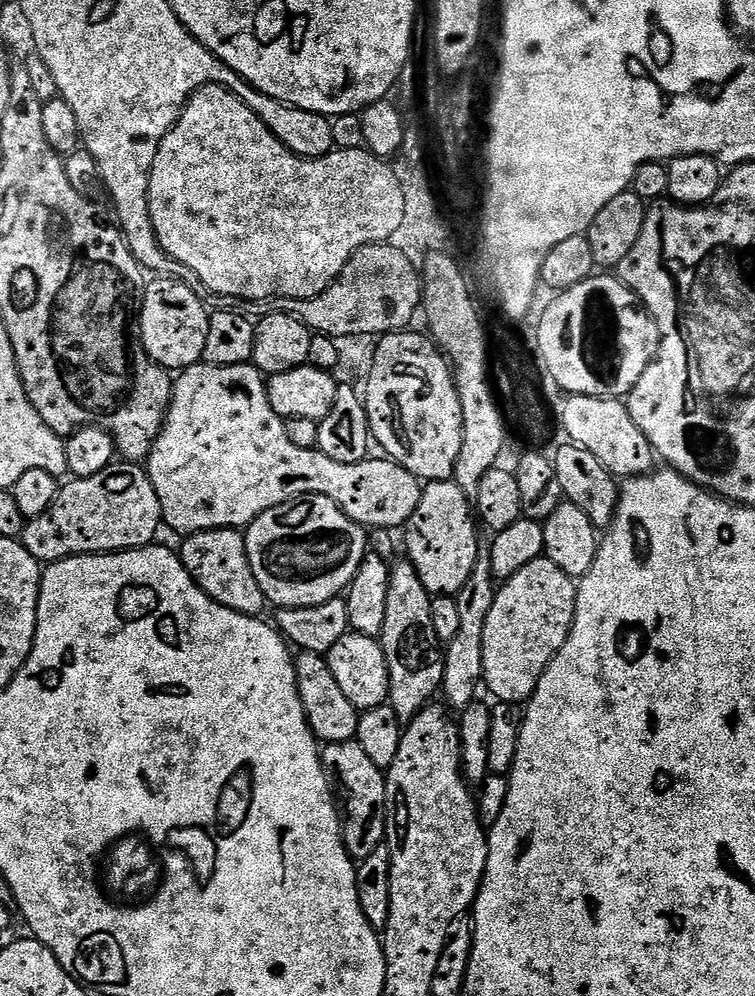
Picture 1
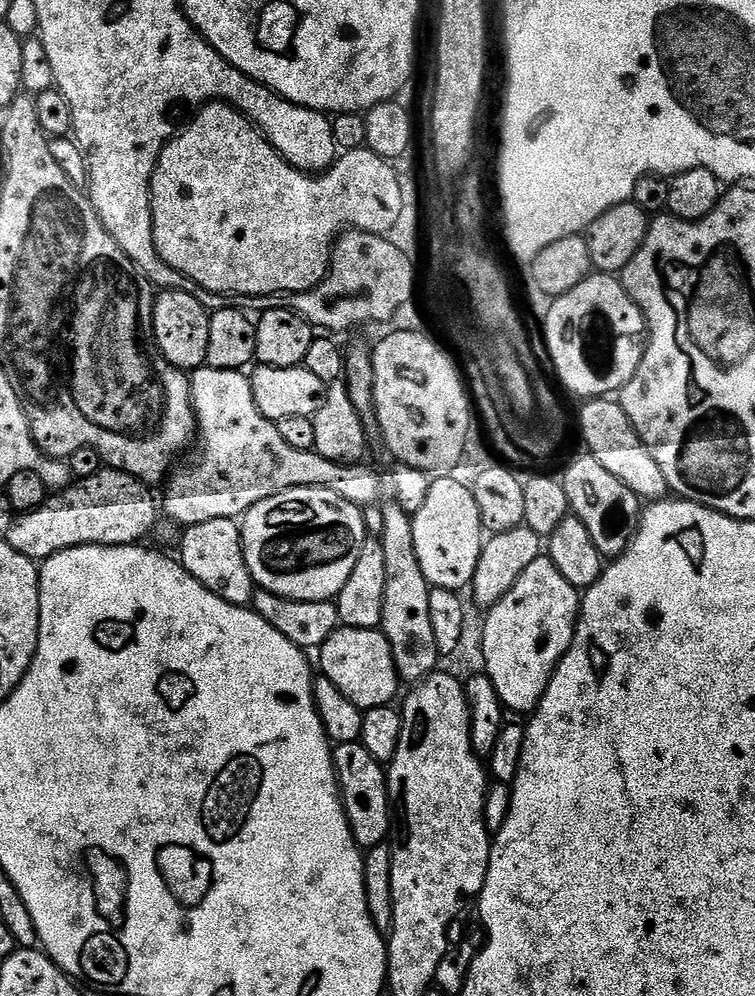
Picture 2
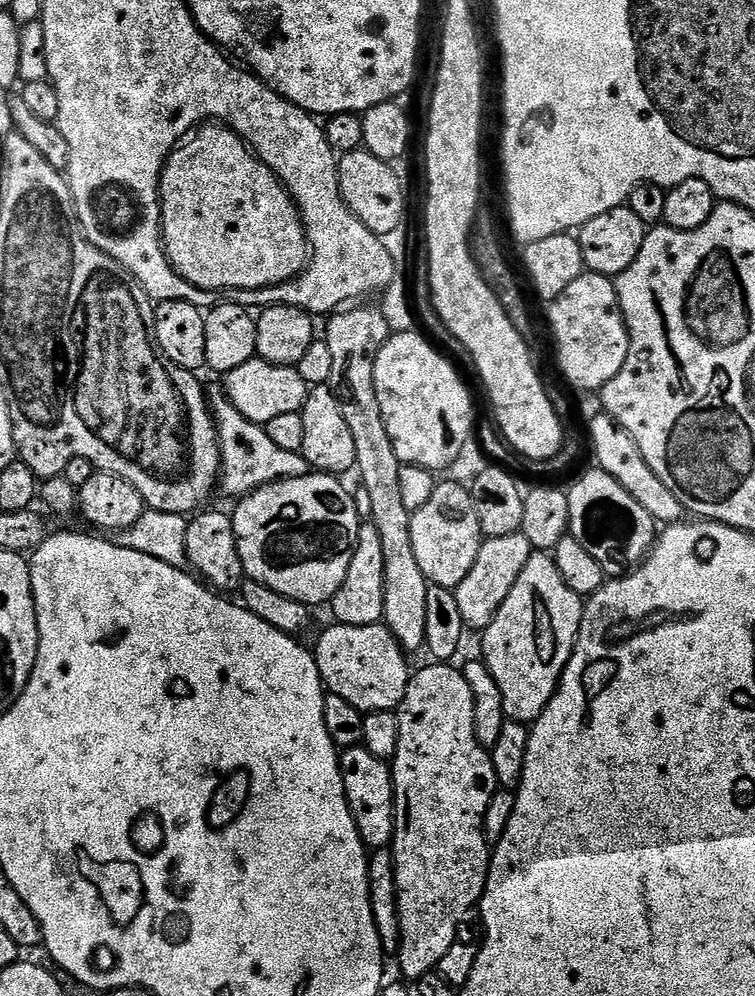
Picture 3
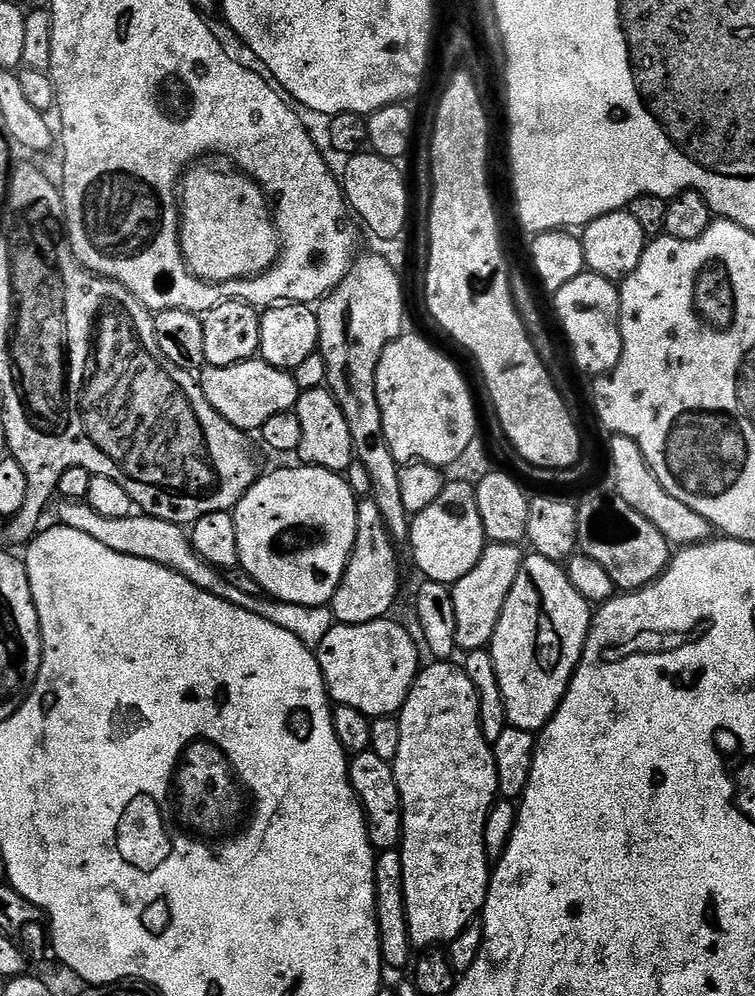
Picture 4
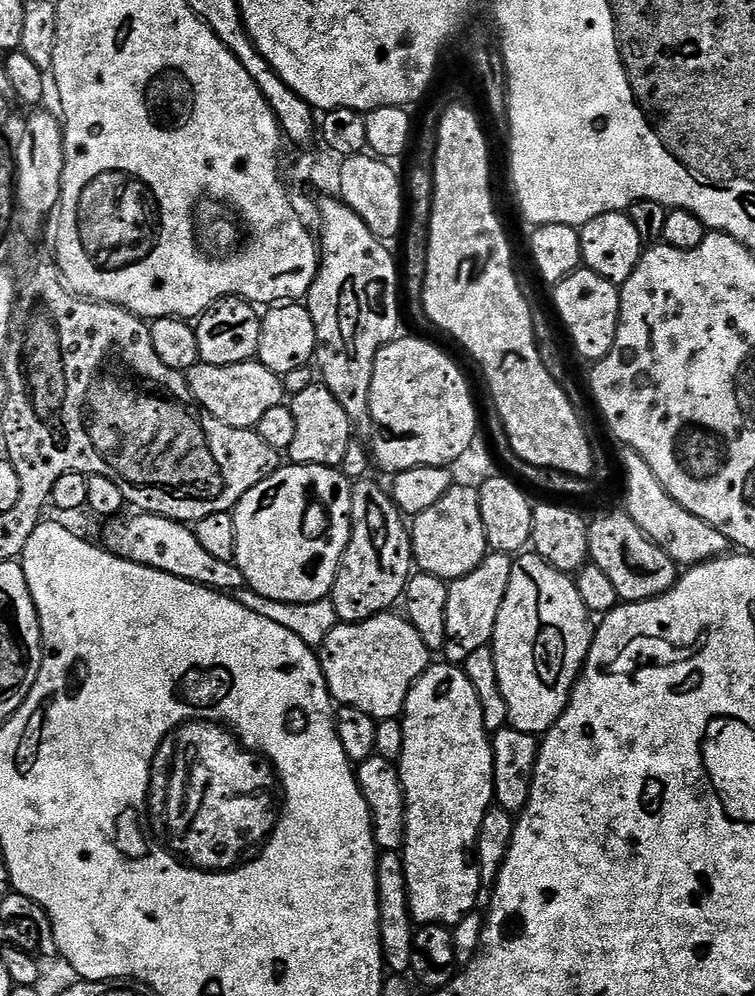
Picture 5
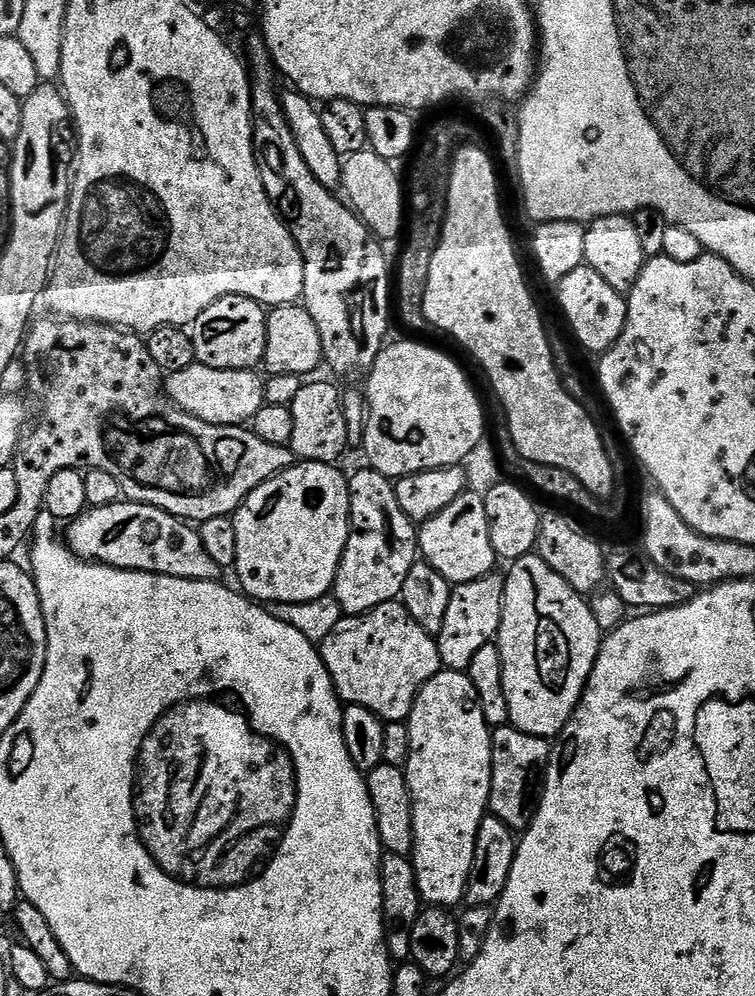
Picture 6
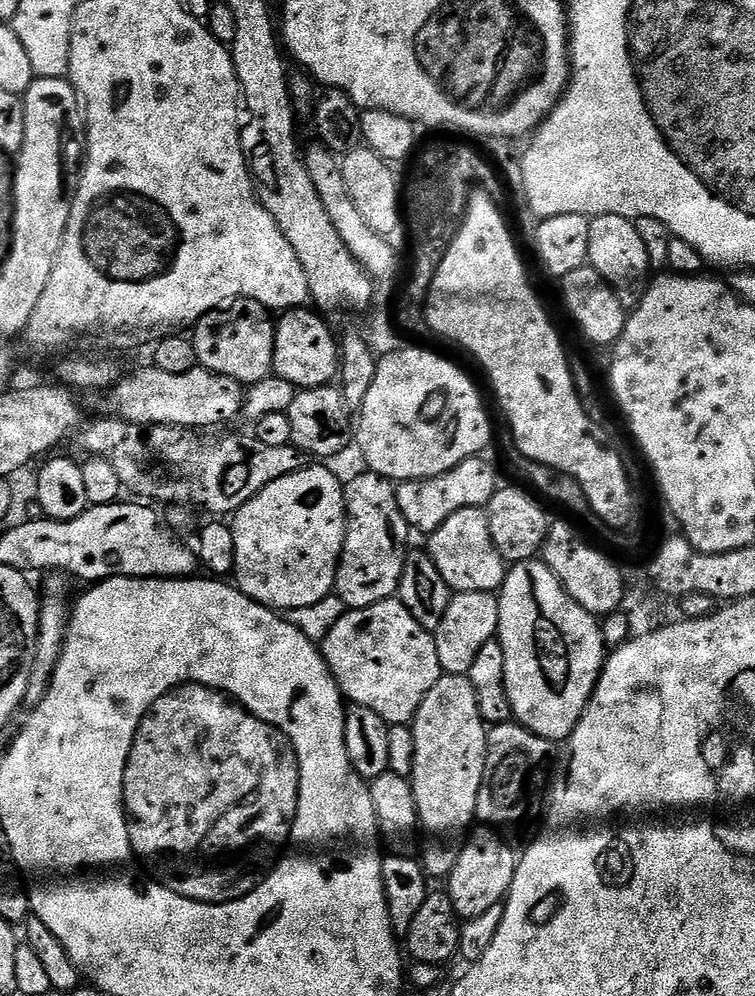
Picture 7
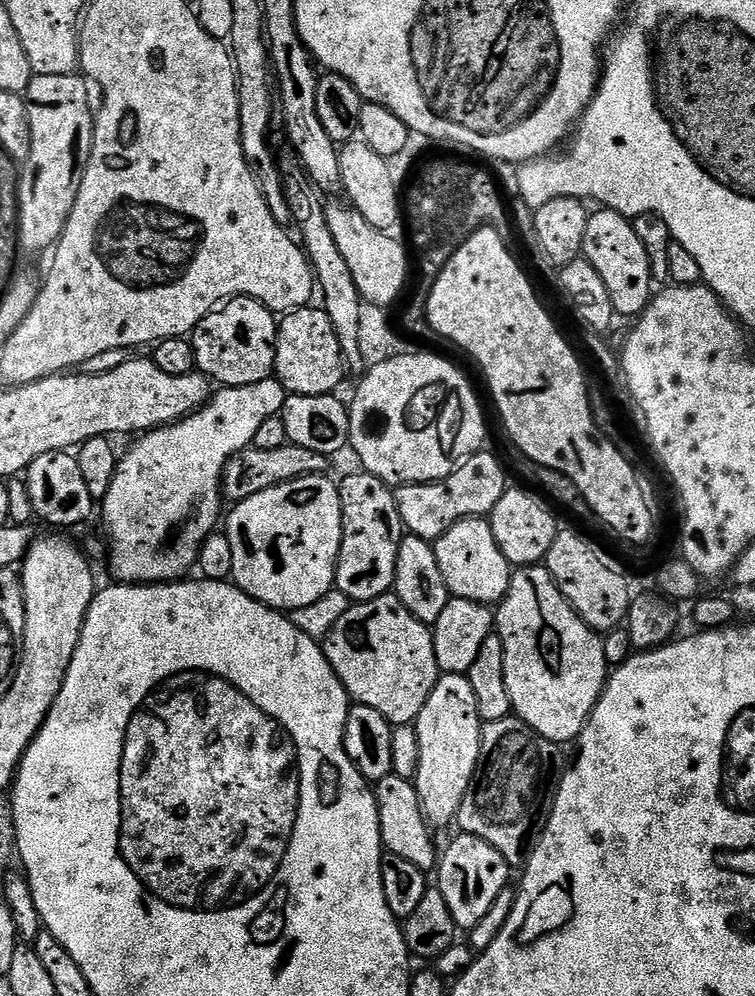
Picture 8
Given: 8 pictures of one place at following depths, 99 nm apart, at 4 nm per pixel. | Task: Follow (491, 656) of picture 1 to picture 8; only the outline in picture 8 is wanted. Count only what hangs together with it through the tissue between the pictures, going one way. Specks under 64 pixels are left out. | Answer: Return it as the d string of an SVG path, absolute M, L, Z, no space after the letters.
M520 566L513 571L508 594L502 601L504 629L502 646L506 650L506 690L510 690L513 713L529 724L542 738L557 746L575 741L588 725L590 714L604 692L610 675L603 639L582 622L579 614L566 602L552 575L544 566Z

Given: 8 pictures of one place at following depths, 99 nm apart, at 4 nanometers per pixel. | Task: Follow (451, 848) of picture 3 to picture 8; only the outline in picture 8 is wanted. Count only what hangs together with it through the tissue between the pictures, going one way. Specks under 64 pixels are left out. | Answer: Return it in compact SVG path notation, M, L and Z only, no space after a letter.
M441 675L430 698L426 698L426 706L422 706L422 714L418 714L415 725L418 734L416 793L424 817L433 829L439 830L455 821L458 806L462 806L462 798L472 785L472 775L480 757L482 721L467 675Z

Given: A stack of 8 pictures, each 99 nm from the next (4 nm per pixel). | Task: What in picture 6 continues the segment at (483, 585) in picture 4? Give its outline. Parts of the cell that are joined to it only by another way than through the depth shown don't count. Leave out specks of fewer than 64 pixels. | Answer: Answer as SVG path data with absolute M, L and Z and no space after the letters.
M489 574L453 587L450 606L446 606L446 622L442 622L442 630L435 633L440 662L445 669L467 672L474 654L499 637L504 609L504 576L496 575Z

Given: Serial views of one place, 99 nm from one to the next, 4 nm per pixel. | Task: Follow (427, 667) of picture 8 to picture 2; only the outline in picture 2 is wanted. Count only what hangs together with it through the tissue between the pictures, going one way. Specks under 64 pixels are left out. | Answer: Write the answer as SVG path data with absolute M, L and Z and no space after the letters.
M341 626L334 634L330 634L330 638L326 638L318 650L318 656L319 671L330 678L330 682L334 682L334 686L338 686L338 690L342 690L342 694L346 694L346 698L350 698L350 702L354 702L354 706L361 710L391 705L395 701L392 699L396 691L402 688L400 675L394 666L394 654L383 631Z

